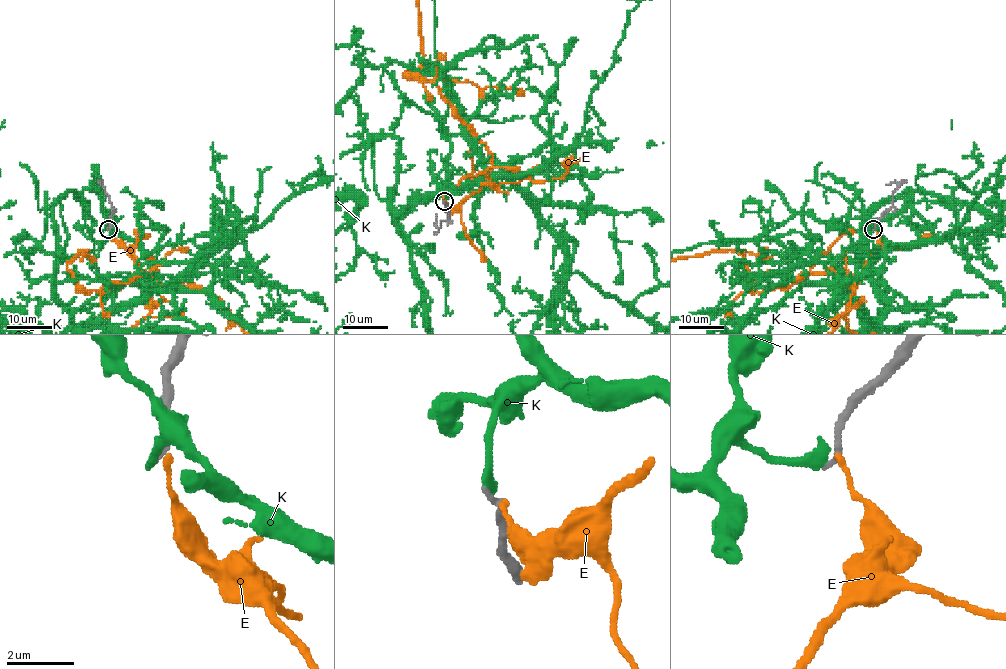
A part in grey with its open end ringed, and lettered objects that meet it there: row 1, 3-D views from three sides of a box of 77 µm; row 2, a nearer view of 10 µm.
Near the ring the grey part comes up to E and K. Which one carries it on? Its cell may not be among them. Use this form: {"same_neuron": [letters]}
{"same_neuron": []}

